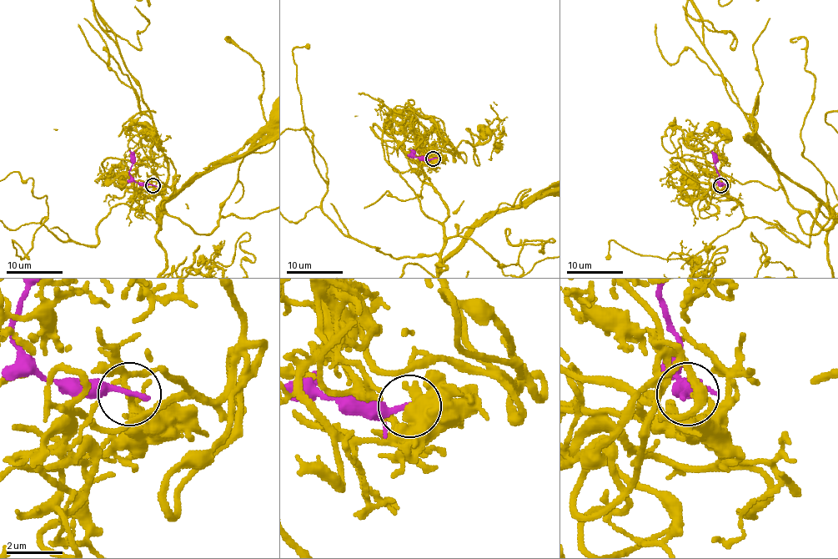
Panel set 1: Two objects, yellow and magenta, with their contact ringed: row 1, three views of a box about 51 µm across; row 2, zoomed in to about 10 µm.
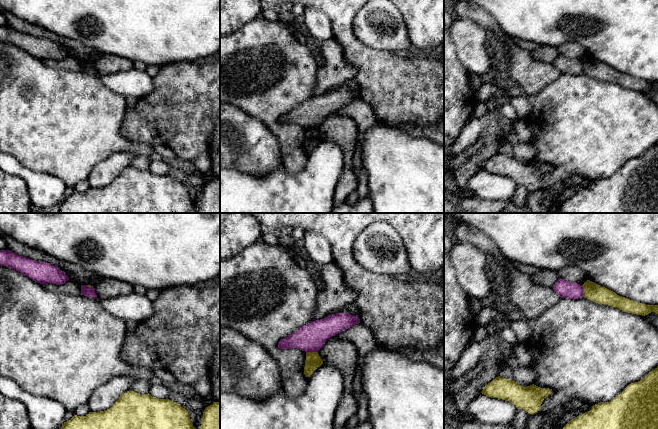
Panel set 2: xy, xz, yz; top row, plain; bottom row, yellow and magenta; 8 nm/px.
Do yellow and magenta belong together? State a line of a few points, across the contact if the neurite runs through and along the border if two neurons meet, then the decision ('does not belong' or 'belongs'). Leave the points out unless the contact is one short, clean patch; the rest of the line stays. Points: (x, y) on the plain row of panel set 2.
does not belong

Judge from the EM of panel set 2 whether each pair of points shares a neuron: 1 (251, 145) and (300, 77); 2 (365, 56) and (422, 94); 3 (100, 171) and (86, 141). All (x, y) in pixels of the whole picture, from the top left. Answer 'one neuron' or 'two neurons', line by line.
1: two neurons
2: one neuron
3: two neurons

